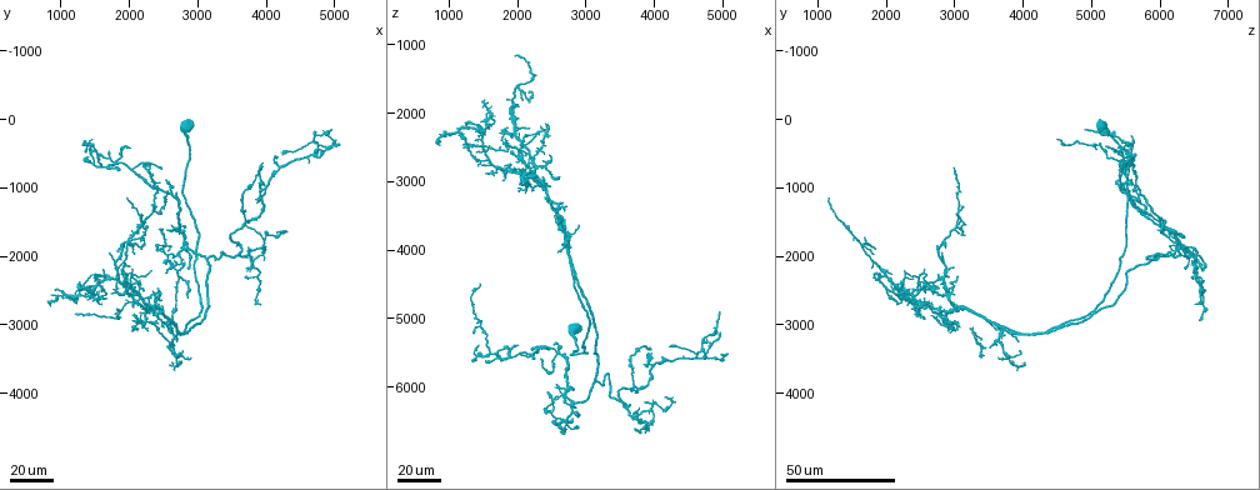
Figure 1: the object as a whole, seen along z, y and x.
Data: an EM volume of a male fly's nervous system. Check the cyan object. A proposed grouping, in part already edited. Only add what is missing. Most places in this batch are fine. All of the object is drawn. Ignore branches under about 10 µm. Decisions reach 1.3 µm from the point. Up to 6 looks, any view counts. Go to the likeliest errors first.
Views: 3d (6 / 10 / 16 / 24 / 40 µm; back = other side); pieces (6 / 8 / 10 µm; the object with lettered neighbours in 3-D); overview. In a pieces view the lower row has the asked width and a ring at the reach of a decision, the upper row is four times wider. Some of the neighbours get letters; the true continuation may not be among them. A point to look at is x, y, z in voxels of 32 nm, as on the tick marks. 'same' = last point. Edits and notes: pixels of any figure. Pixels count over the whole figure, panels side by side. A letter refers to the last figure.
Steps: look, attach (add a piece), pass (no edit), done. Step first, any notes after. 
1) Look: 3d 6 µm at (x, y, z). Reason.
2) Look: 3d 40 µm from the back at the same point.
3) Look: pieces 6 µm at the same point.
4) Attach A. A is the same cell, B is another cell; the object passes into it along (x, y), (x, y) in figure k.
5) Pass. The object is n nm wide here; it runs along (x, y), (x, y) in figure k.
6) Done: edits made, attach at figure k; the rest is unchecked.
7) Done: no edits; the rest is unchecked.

Look: 3d 24 µm at (2700, 1050, 5500). An open end.

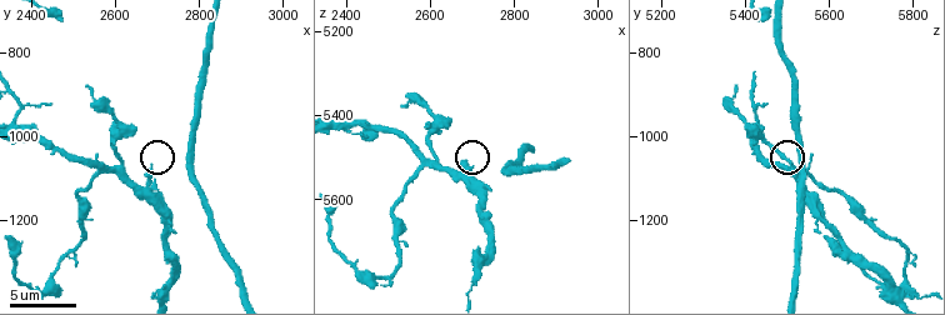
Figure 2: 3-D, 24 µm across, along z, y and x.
Look: pieces 10 µm at (2690, 1070, 5515).

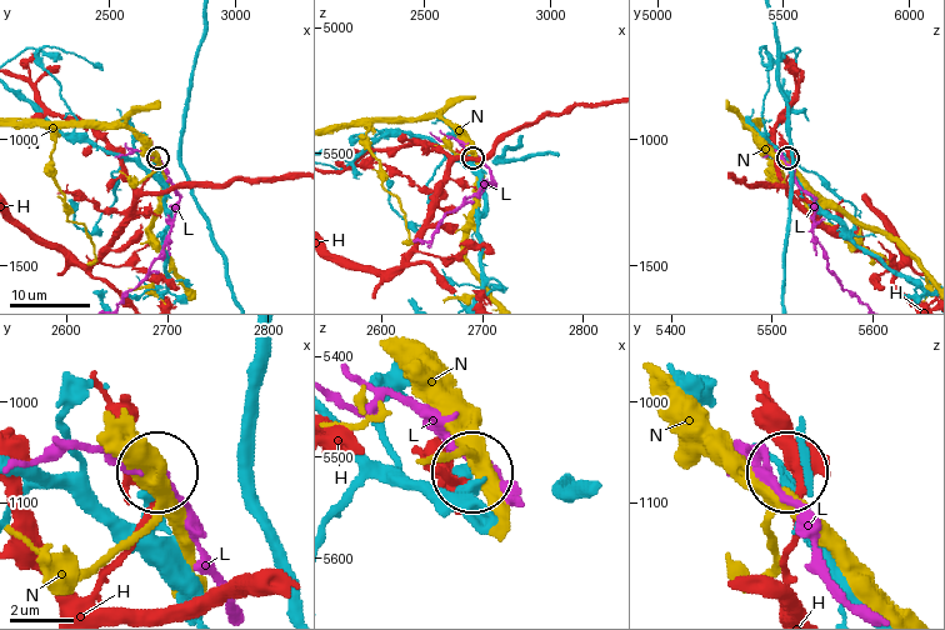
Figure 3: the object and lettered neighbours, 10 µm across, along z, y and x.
Pass. H, L and N are other cells; no lettered piece goes on from it.

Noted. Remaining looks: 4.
Look: 3d 40 µm at (2700, 3250, 3950).

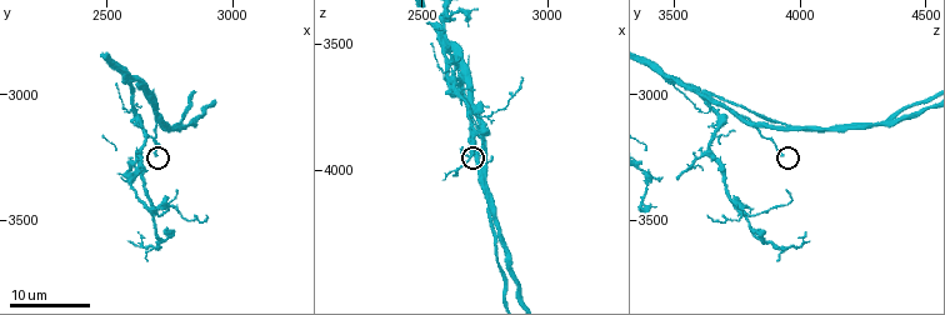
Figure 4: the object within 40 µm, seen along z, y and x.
Look: pieces 6 µm at (2690, 3250, 3920).

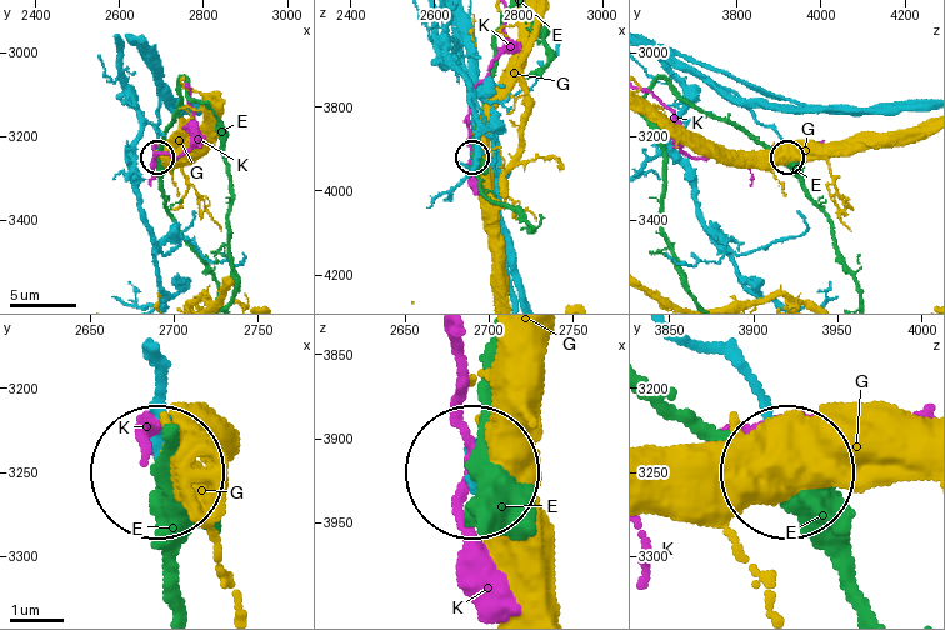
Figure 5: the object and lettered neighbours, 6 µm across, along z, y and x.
Pass. E, G and K are other cells; no lettered piece goes on from it.

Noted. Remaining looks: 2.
Look: 3d 24 µm at (2790, 3390, 3940).

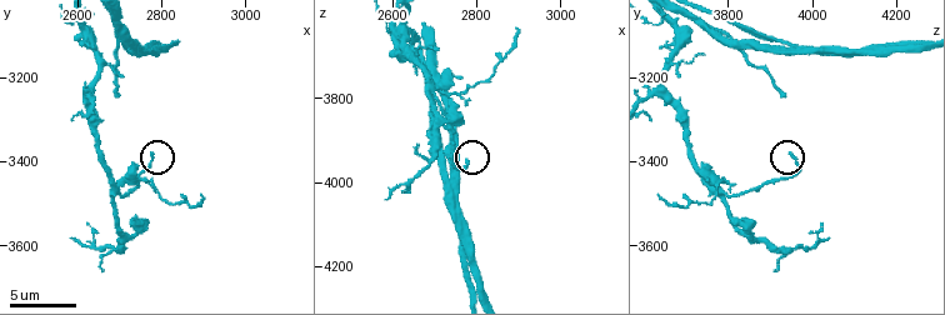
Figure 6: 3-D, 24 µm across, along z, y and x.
Look: pieces 10 µm at (2780, 3380, 3945). See the neighbours.

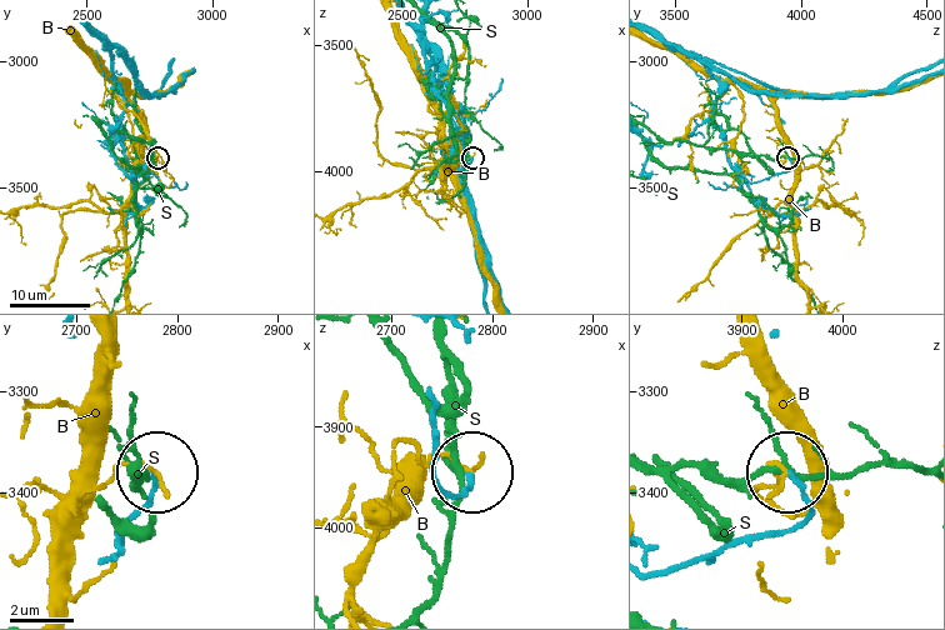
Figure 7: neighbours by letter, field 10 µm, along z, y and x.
Pass. B and S are other cells; none of them fits.

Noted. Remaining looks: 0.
Done: no edits; the rest is unchecked.

